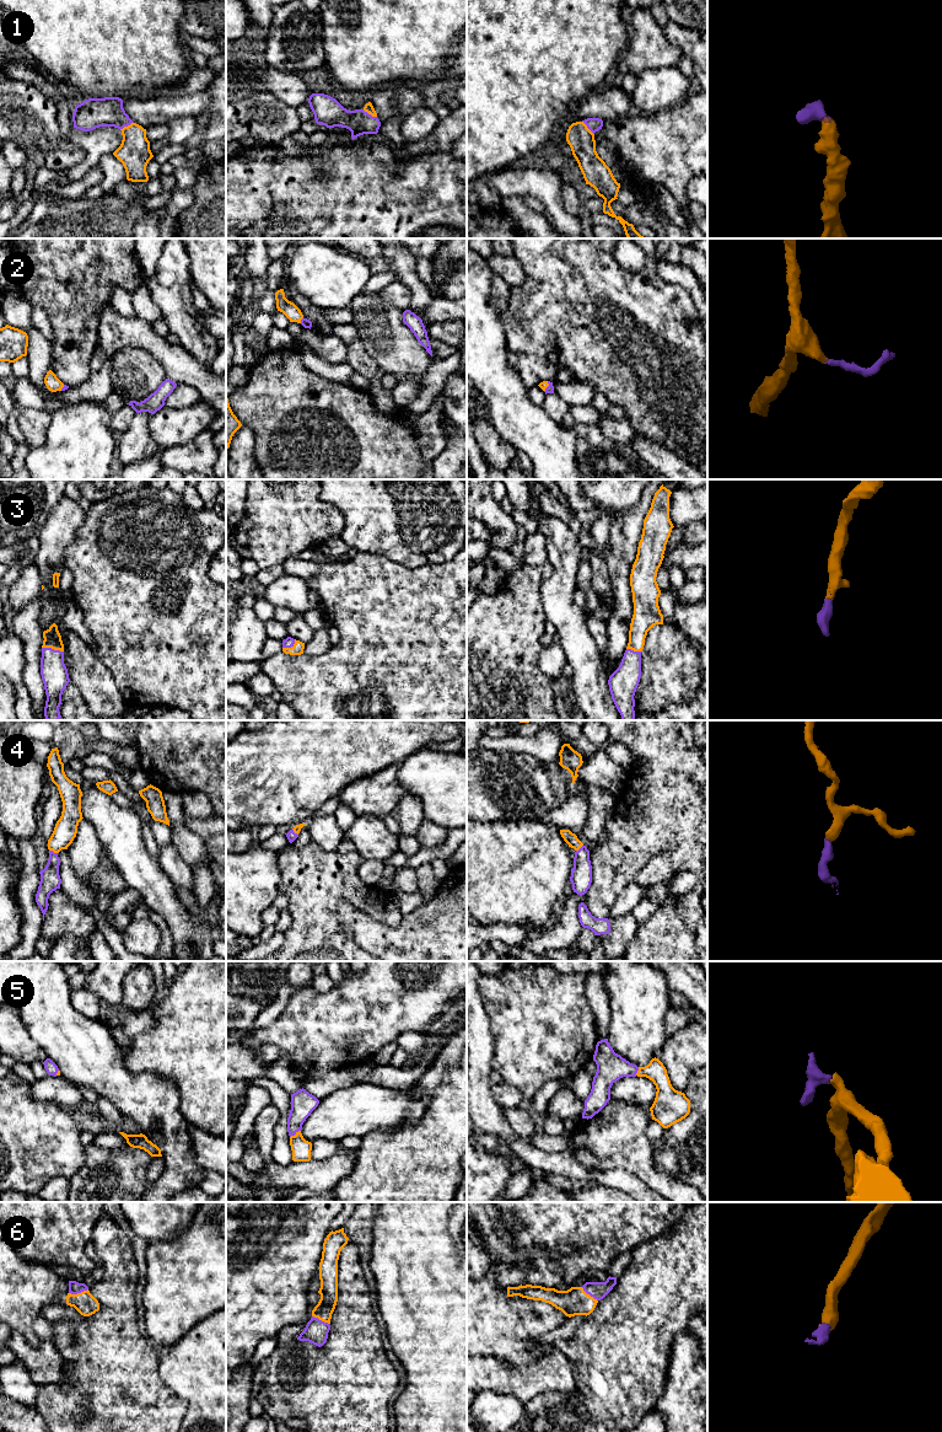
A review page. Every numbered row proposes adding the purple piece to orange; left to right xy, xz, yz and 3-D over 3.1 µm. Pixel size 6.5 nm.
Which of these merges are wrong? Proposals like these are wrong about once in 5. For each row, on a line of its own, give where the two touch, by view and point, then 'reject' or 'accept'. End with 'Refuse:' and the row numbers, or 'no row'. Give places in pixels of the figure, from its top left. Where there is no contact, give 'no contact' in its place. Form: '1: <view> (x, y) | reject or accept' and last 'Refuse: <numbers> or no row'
1: xz (370, 113) | accept
2: yz (547, 386) | accept
3: xy (53, 648) | accept
4: xy (53, 851) | accept
5: xz (296, 1133) | accept
6: xy (77, 1293) | accept
Refuse: no row

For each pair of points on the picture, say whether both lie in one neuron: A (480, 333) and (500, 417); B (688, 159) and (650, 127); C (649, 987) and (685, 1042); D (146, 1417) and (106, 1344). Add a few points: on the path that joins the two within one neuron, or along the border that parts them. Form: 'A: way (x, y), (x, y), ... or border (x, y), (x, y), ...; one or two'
A: way (480, 354), (493, 377), (500, 385), (500, 396); one
B: way (678, 150), (674, 146), (669, 146), (660, 137); one
C: border (667, 1038), (655, 1056); two
D: way (138, 1399), (113, 1374), (111, 1362); one

